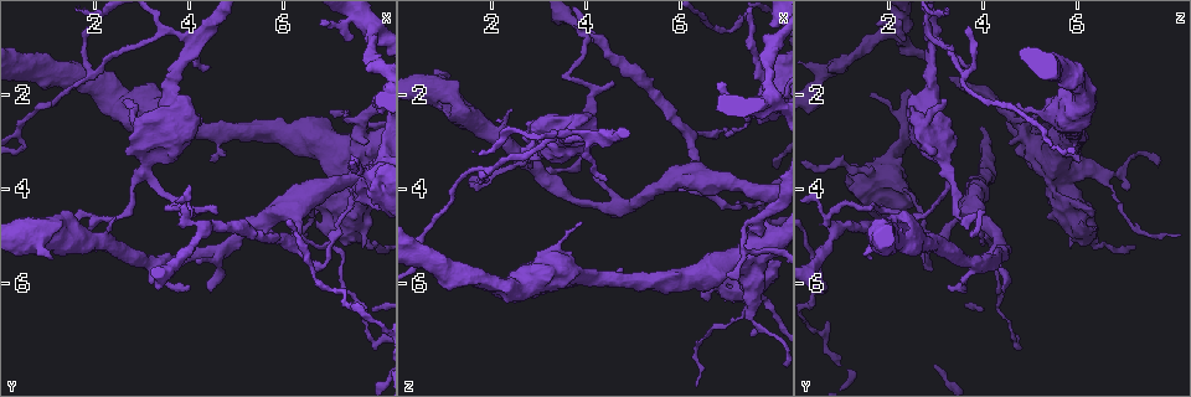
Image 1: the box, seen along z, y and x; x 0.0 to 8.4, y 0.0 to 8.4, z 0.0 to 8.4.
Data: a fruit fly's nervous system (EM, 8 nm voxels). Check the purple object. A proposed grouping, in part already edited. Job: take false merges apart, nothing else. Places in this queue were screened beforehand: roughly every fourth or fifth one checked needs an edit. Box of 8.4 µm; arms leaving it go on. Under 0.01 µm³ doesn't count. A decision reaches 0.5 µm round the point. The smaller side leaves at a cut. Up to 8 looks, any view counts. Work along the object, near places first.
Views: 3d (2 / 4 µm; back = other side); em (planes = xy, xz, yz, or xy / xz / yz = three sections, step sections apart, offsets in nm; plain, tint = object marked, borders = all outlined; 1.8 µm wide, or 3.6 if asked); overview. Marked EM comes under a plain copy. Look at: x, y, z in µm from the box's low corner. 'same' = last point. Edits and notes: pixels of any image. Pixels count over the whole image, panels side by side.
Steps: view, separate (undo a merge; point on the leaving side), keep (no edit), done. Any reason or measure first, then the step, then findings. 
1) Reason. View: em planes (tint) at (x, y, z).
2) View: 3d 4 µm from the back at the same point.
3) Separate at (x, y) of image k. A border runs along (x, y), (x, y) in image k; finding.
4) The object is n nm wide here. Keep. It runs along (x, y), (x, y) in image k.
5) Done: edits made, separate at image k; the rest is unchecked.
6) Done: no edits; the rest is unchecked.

Abrupt turn. View: em yz step 8 (tint) at (3.70, 4.40, 1.65).

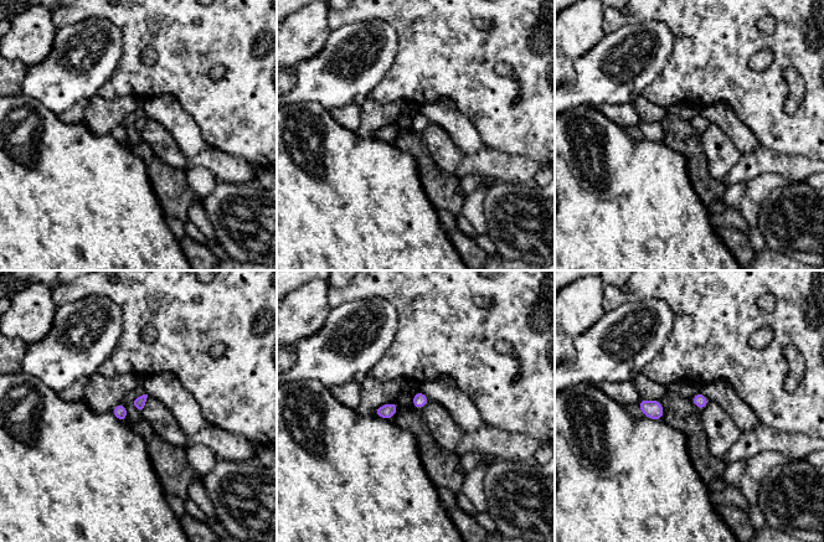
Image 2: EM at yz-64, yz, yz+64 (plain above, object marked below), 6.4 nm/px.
Cut it another way. View: em planes (borders) at the same point.

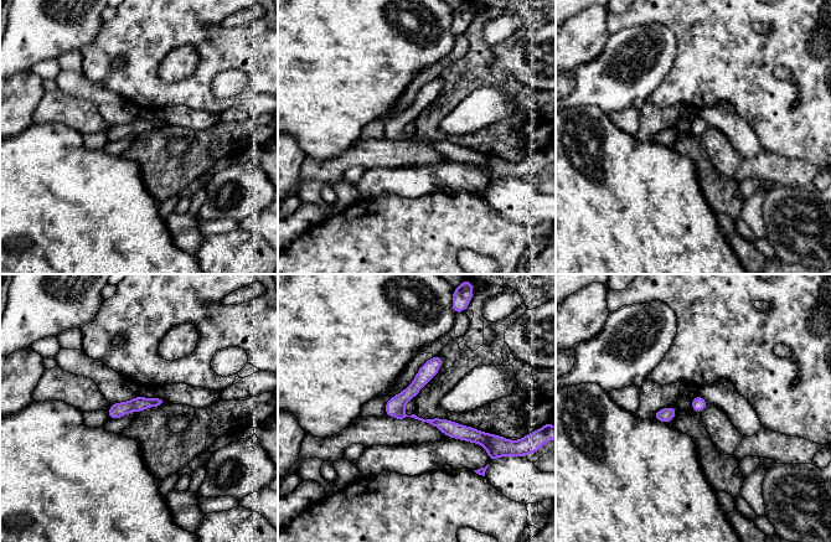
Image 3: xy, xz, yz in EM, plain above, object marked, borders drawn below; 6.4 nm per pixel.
Keep. It runs along (387, 407), (459, 432), (488, 435) in image 3; one neuron here.

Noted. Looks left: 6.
Closes a loop. View: 3d 4 µm from the back at (7.75, 3.00, 5.05).

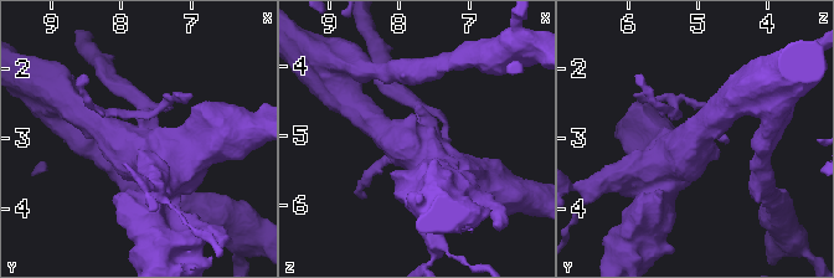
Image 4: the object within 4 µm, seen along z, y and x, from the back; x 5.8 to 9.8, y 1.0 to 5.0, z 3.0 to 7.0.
Now the EM. View: em 3.6 µm planes (tint) at (7.75, 2.95, 5.00).

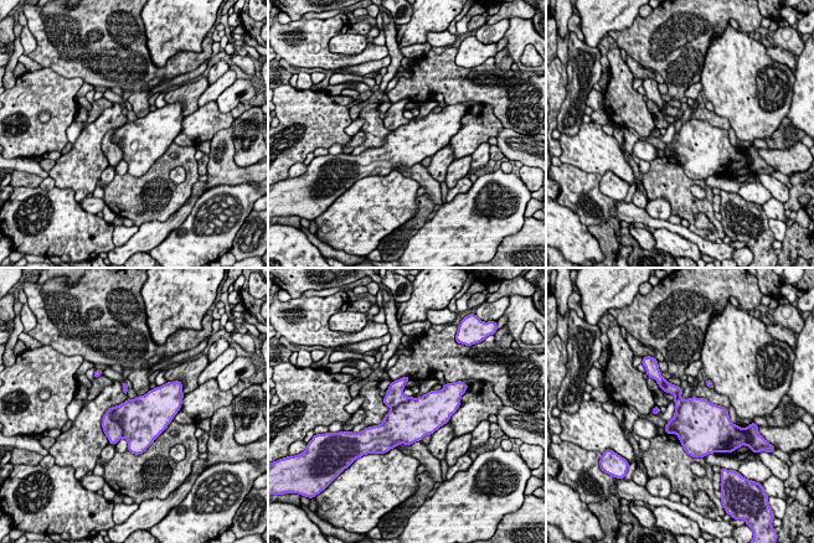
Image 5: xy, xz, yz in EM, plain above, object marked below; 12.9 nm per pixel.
Separate at (112, 429) of image 5. A second neuron is stuck on.

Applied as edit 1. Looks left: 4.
Redraw. View: overview.

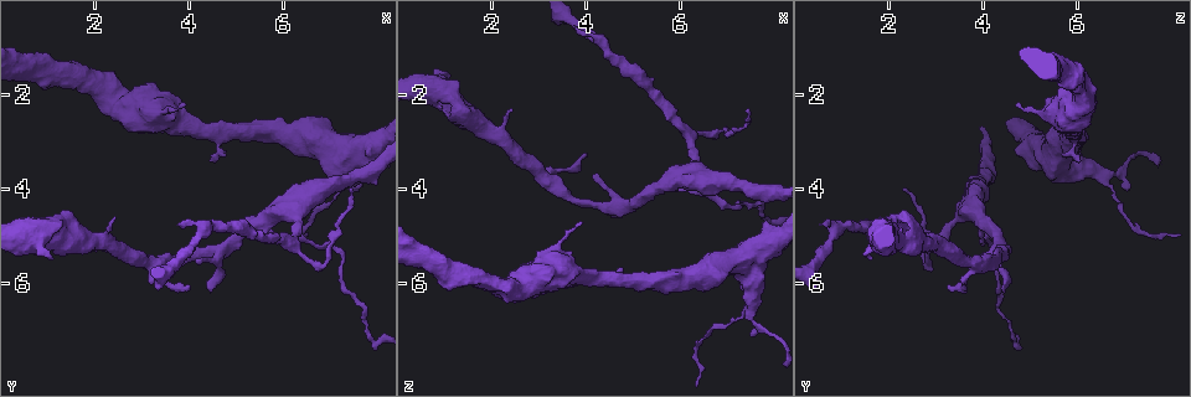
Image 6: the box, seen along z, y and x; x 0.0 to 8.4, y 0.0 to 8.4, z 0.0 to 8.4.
Closes a loop. View: 3d 2 µm at (1.40, 4.60, 2.45).

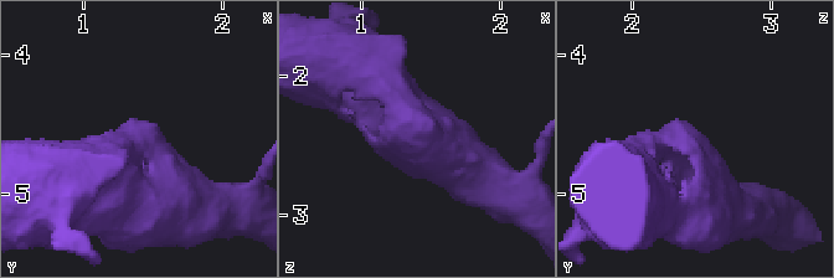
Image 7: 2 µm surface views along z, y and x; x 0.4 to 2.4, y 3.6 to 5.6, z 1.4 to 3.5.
View: em planes (tint) at (1.42, 4.64, 2.46).

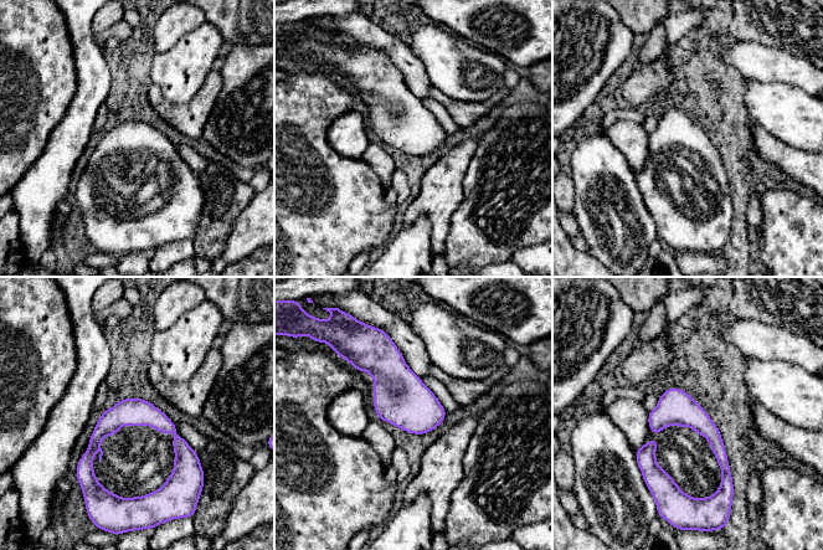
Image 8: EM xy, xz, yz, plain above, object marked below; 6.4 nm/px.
Keep. Continuous, no second neuron.

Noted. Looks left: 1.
Done: edits made, separate at image 5; the rest is unchecked.

